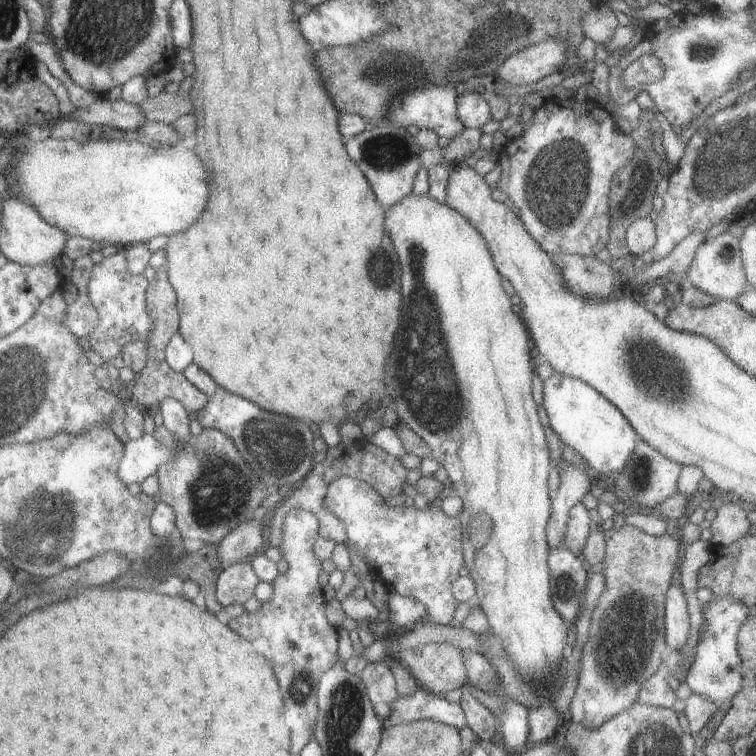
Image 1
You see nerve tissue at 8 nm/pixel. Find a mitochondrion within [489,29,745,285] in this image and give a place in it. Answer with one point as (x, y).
(558, 177)

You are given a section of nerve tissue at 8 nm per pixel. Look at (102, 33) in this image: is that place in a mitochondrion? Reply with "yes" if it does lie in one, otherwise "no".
yes

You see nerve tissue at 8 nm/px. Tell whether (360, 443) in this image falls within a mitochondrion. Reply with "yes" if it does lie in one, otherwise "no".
no

